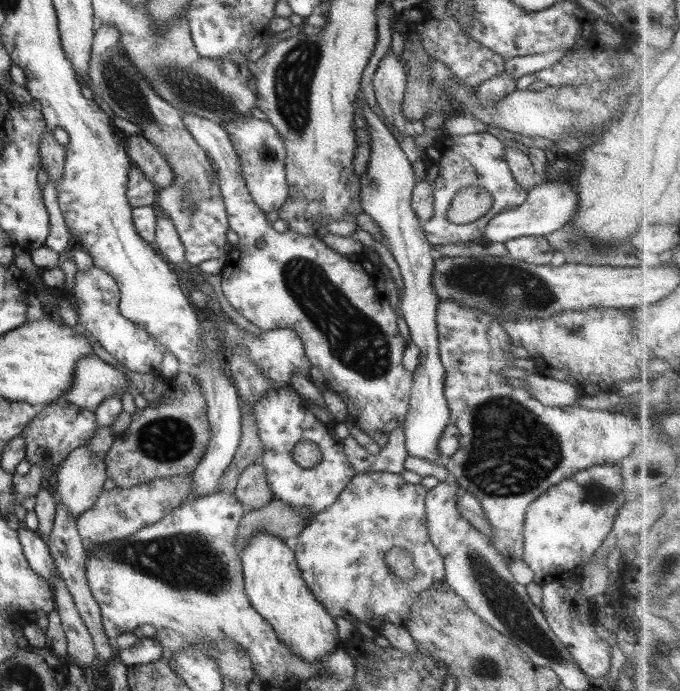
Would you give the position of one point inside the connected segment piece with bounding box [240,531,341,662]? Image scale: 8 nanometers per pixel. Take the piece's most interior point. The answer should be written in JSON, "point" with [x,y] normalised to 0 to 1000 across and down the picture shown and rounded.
{"point":[401,844]}

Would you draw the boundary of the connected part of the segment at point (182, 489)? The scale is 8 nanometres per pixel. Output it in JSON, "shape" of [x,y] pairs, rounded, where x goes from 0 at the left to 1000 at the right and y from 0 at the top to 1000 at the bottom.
{"shape":[[[281,686],[249,692],[229,692],[191,706],[165,706],[151,711],[141,722],[132,738],[126,738],[115,751],[110,761],[115,766],[126,799],[144,786],[185,779],[200,771],[212,761],[234,755],[253,738],[268,732],[268,725],[276,719],[281,706]]]}

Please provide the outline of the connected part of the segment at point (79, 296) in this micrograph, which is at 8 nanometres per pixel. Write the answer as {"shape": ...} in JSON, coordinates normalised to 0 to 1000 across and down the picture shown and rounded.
{"shape":[[[138,384],[132,389],[112,392],[109,428],[115,440],[113,466],[121,466],[124,475],[147,495],[147,501],[171,518],[174,527],[209,541],[235,538],[244,502],[212,476],[179,457],[174,446],[176,421],[168,401]]]}

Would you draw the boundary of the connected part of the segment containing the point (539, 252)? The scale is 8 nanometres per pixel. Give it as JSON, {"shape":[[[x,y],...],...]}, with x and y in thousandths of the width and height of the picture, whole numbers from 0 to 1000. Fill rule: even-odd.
{"shape":[[[768,342],[743,350],[749,369],[784,384],[806,384],[812,376],[813,356],[803,343]]]}

